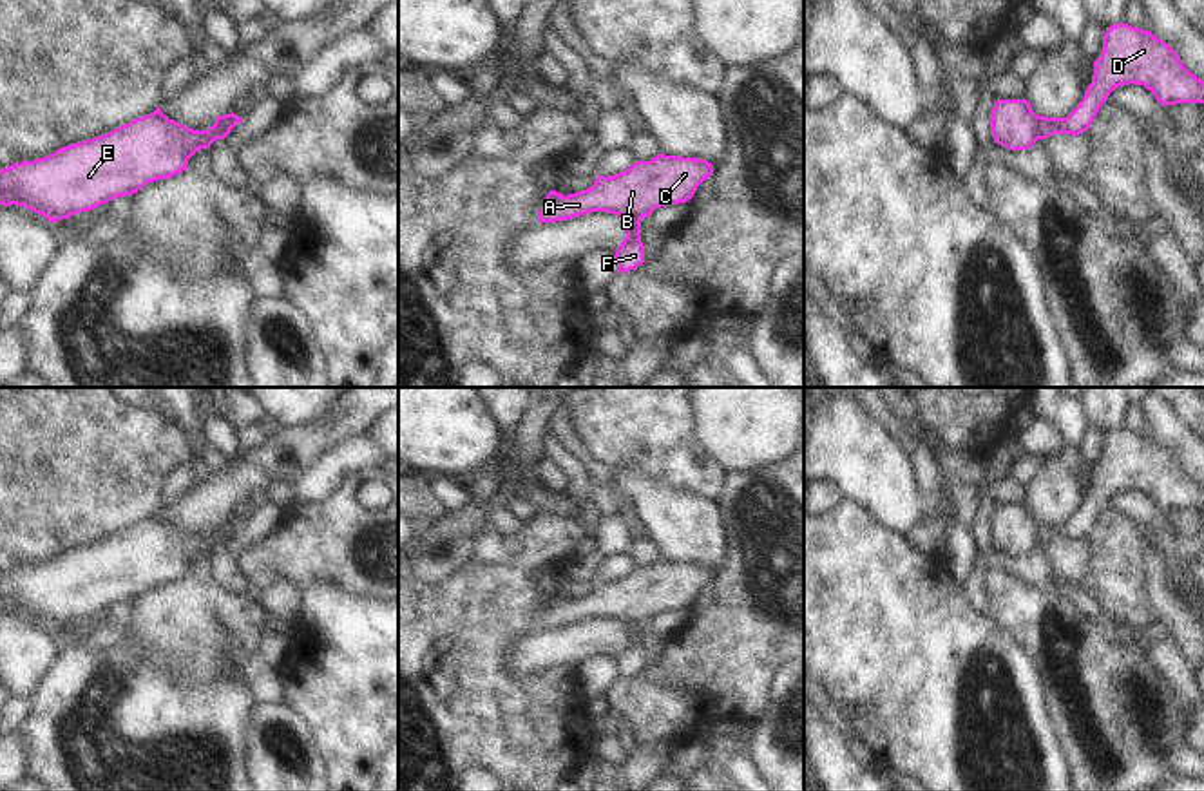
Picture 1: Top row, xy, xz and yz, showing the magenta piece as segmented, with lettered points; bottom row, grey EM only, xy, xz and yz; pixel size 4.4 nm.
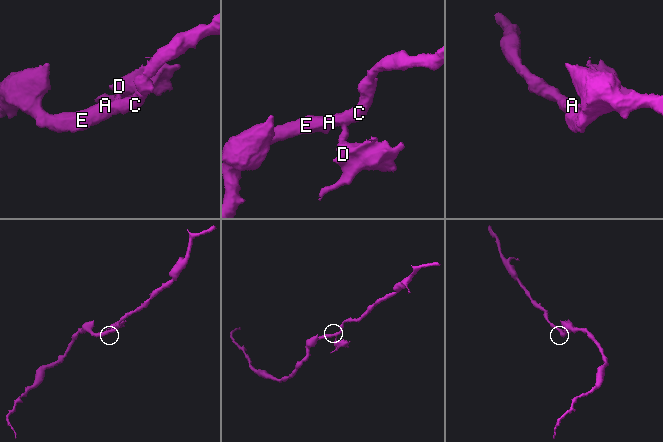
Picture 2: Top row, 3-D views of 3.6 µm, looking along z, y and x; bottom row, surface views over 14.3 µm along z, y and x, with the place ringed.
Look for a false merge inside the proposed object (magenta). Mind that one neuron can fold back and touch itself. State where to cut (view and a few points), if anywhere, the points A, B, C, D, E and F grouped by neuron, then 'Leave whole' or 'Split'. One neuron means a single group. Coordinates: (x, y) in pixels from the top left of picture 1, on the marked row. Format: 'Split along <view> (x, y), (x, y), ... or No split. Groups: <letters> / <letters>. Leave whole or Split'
Split along xy (221, 116), (219, 129), (227, 134). Groups: A B C E / D F. Split.

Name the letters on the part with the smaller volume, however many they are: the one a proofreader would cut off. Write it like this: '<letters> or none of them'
D, F

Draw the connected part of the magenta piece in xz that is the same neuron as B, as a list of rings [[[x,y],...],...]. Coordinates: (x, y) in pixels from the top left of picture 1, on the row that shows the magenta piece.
[[[657,154],[650,161],[635,161],[616,176],[597,176],[587,190],[569,195],[550,190],[538,223],[567,221],[590,212],[643,219],[664,205],[690,201],[710,176],[713,167],[706,159]]]

